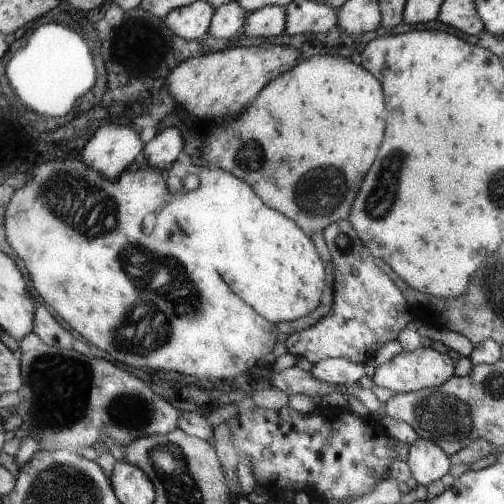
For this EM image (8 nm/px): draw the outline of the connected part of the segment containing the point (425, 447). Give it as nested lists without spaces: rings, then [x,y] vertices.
[[[418,438],[410,445],[405,460],[418,484],[428,486],[450,470],[448,453],[435,441]]]

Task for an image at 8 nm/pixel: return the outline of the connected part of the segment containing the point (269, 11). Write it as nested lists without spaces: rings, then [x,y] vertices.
[[[269,6],[250,13],[242,32],[248,37],[270,38],[280,36],[286,28],[286,9]]]

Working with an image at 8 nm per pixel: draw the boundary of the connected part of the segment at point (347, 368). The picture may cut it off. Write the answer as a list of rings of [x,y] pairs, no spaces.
[[[330,357],[314,364],[310,372],[316,380],[328,384],[352,385],[359,383],[360,378],[366,376],[366,366],[346,359]]]

